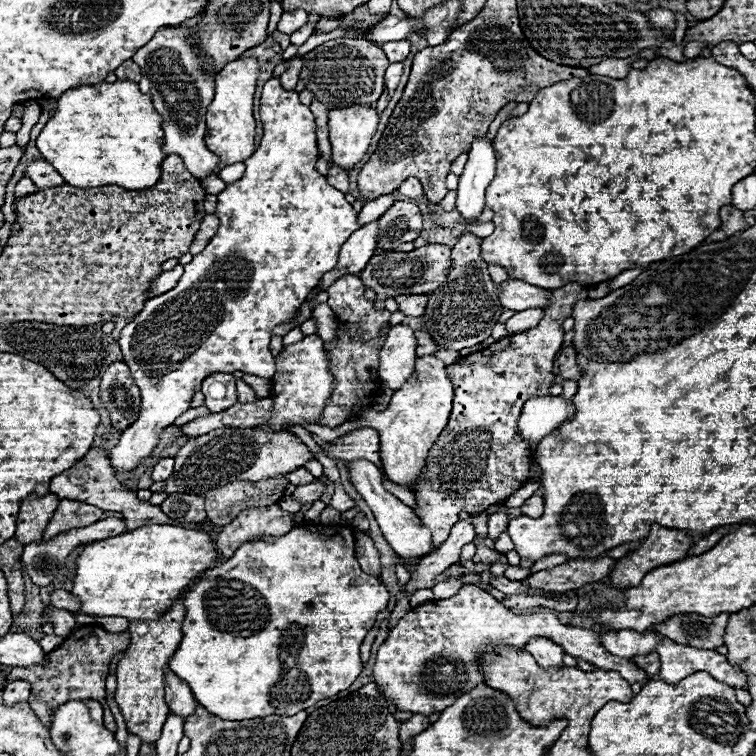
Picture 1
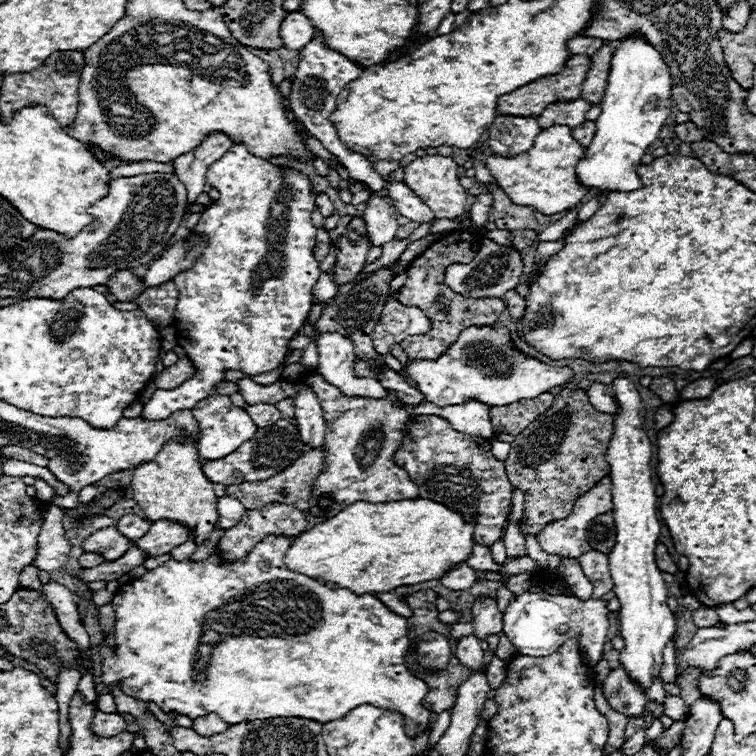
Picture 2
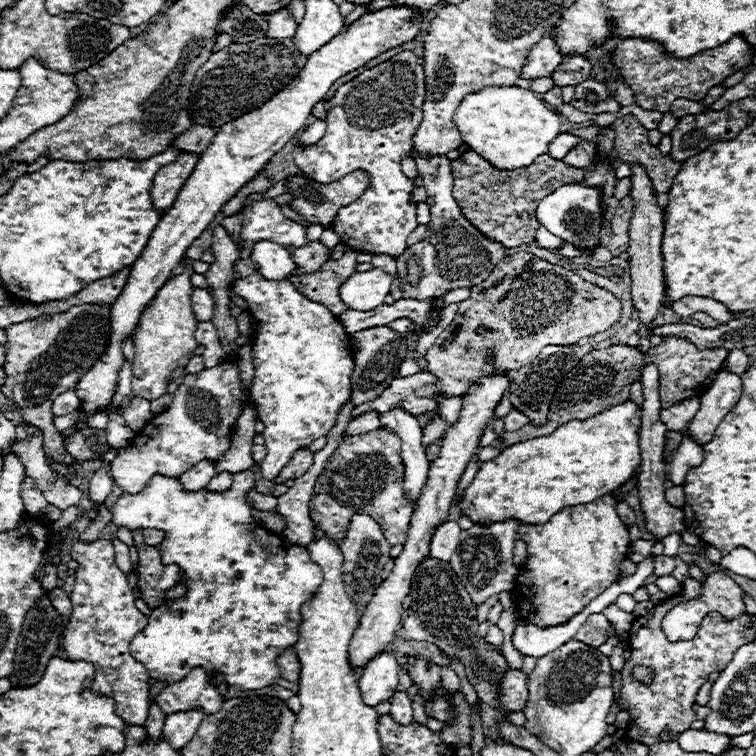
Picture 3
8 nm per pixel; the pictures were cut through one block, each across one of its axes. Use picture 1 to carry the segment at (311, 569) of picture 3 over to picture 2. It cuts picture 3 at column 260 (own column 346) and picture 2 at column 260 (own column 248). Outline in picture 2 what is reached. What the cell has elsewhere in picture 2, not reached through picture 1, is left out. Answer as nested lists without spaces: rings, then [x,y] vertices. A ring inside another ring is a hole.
[[[270,534],[266,536],[262,542],[258,542],[248,556],[234,560],[234,562],[224,562],[220,554],[212,552],[206,560],[202,562],[192,562],[192,560],[168,560],[166,564],[148,570],[142,578],[130,580],[128,584],[122,584],[116,592],[114,598],[114,612],[116,612],[116,654],[112,654],[112,648],[108,648],[106,644],[100,646],[100,654],[102,654],[102,682],[108,686],[114,686],[118,682],[122,682],[122,692],[126,692],[128,696],[136,698],[136,700],[144,700],[144,702],[156,702],[160,706],[162,712],[178,712],[190,718],[196,716],[206,716],[210,712],[216,712],[222,720],[226,720],[228,724],[240,724],[244,720],[264,720],[264,718],[276,718],[276,716],[300,716],[300,718],[308,718],[308,720],[316,720],[316,722],[332,722],[338,720],[340,716],[344,716],[346,712],[350,712],[352,708],[360,706],[360,704],[372,704],[384,710],[394,710],[398,714],[404,716],[404,726],[408,736],[416,738],[418,734],[422,734],[424,730],[428,730],[432,726],[432,710],[424,704],[424,698],[428,694],[428,684],[420,678],[416,678],[406,666],[404,666],[404,656],[408,652],[410,640],[408,640],[408,622],[406,618],[394,614],[390,608],[386,608],[376,596],[372,594],[354,594],[350,590],[344,588],[328,588],[326,584],[304,576],[304,574],[296,574],[292,570],[288,570],[284,566],[284,554],[288,552],[288,548],[292,546],[294,536],[276,536]]]

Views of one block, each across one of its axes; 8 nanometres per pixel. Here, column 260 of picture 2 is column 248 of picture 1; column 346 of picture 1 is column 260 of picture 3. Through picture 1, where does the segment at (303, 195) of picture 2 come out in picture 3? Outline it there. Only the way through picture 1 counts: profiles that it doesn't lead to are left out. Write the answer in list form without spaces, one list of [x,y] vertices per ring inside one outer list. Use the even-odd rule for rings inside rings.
[[[274,200],[254,202],[244,214],[242,238],[246,240],[246,248],[242,250],[242,258],[250,256],[252,244],[256,240],[276,240],[284,248],[296,248],[306,244],[306,228],[298,222],[292,222],[280,214],[280,206]]]

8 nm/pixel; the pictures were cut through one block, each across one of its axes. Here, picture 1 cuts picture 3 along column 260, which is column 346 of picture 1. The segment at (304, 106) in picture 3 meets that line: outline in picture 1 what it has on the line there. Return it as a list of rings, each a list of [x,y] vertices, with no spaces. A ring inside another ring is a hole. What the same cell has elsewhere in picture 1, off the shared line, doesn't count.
[[[346,106],[328,110],[328,126],[330,126],[330,142],[332,142],[332,158],[344,170],[352,170],[356,162],[360,162],[370,146],[370,138],[378,126],[378,112],[372,106]]]

